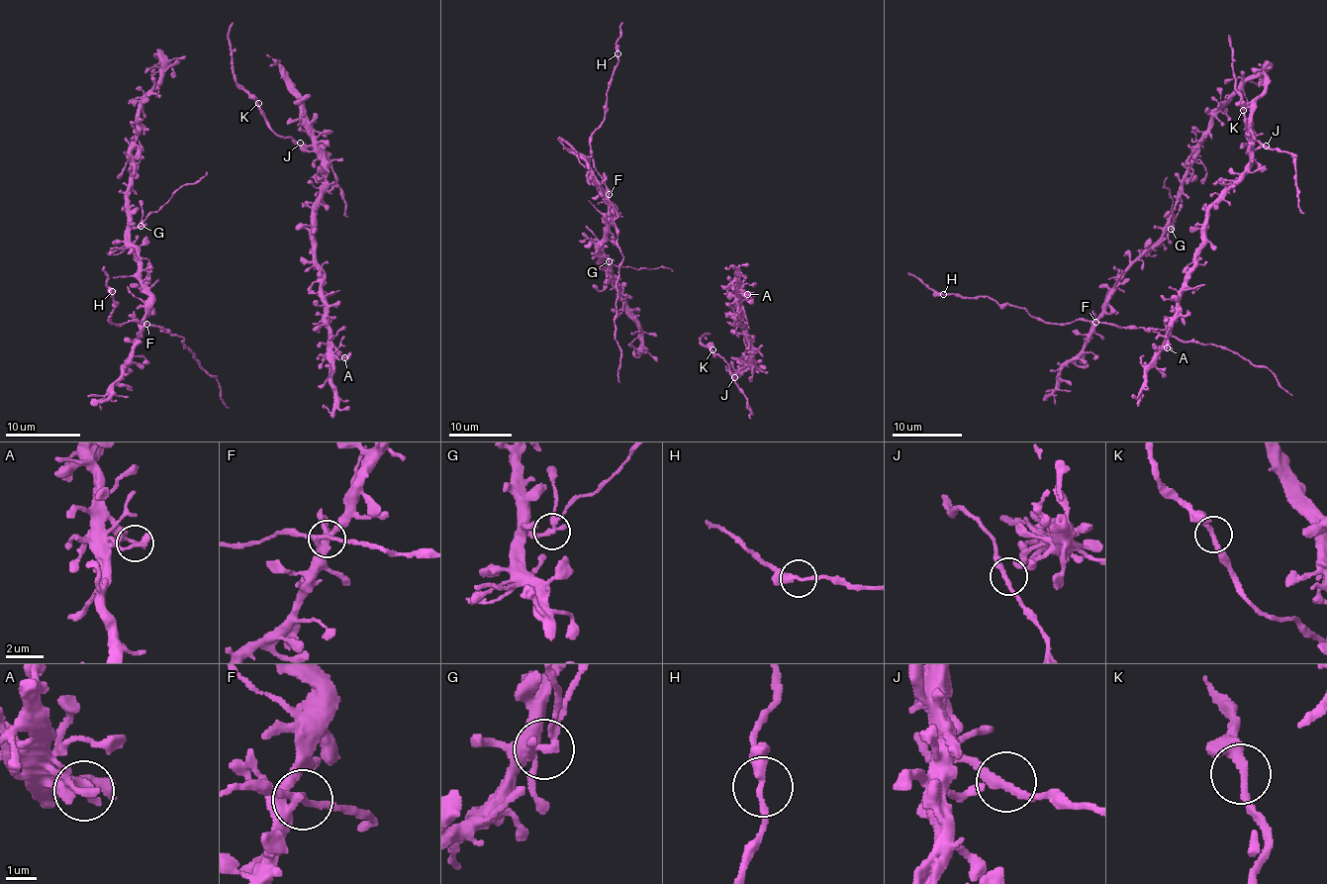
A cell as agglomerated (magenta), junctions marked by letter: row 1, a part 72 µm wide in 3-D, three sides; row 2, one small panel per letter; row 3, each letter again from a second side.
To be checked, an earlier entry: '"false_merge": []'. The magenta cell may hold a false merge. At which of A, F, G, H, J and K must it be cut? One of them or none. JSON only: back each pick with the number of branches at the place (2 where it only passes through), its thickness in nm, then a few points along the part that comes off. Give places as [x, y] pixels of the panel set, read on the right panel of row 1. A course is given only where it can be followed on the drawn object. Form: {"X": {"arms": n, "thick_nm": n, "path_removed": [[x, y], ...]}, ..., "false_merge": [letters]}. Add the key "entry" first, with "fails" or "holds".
{"entry": "fails", "G": {"arms": 3, "thick_nm": 200, "path_removed": [[1170, 229], [1175, 215], [1170, 192], [1165, 186], [1166, 177]]}, "false_merge": ["G"]}

